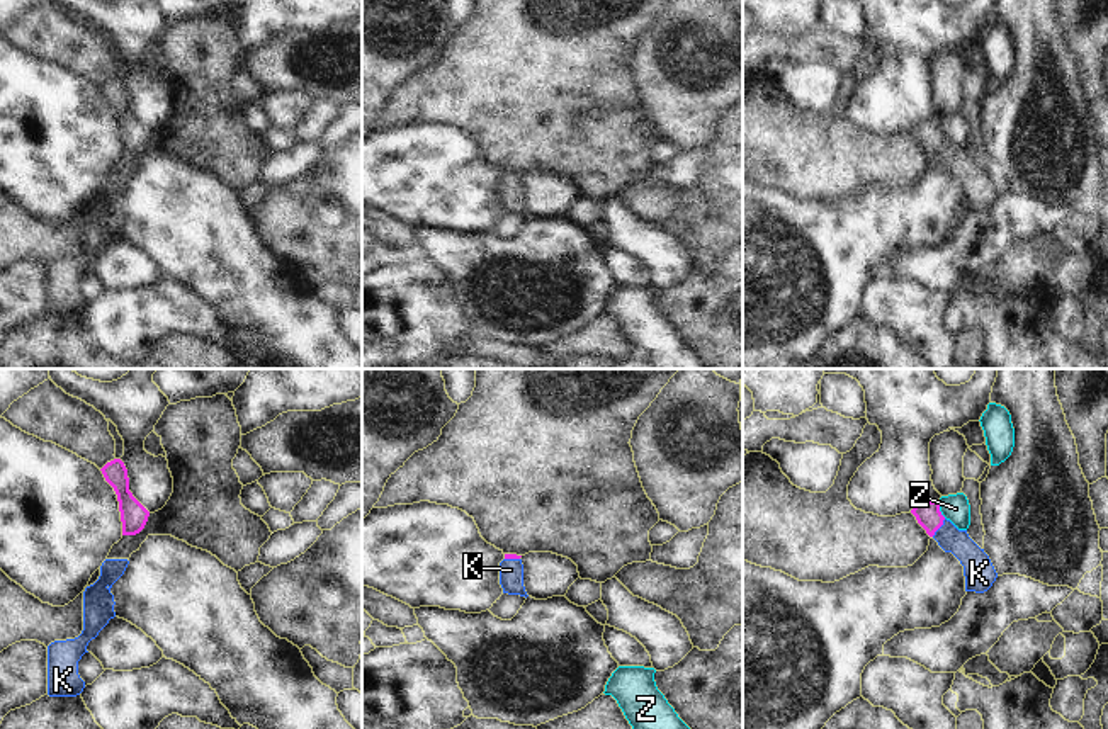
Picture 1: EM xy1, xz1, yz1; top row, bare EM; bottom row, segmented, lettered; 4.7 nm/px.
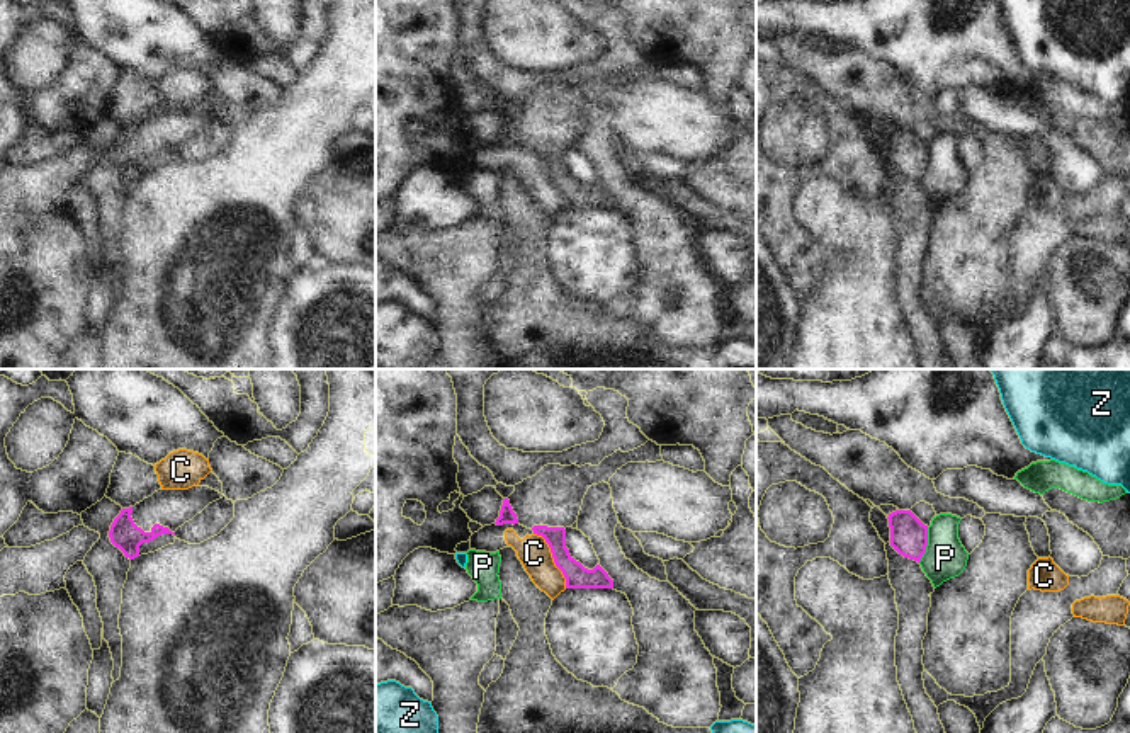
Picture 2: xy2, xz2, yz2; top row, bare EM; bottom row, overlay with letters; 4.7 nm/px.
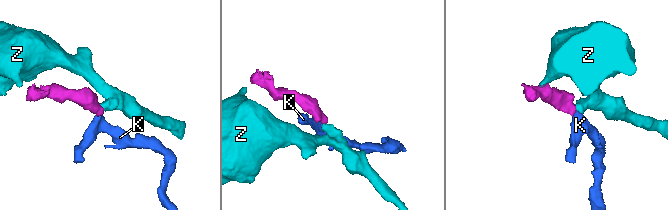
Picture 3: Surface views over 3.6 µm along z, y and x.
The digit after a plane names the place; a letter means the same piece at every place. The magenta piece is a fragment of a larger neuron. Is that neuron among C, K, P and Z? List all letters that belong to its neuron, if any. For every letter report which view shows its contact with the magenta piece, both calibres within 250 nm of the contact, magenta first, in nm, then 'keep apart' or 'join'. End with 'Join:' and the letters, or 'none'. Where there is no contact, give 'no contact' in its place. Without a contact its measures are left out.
C: xz2 | 110/150 nm | keep apart
K: yz1 | 120/130 nm | join
P: yz2 | 180/200 nm | keep apart
Z: yz1 | 120/130 nm | keep apart
Join: K

